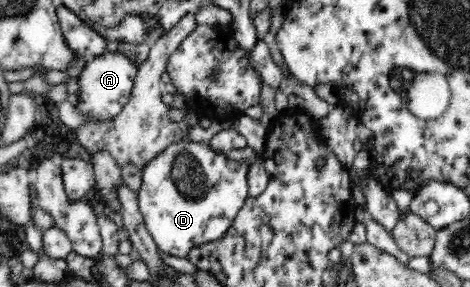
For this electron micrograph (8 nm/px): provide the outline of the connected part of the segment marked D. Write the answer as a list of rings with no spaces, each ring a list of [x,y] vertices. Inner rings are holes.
[[[192,141],[173,143],[171,147],[161,151],[161,155],[157,155],[142,172],[143,184],[138,194],[139,209],[159,251],[178,258],[185,258],[194,247],[223,237],[237,211],[249,197],[248,167],[247,164],[240,164],[224,154],[216,153],[209,146],[201,146]]]

